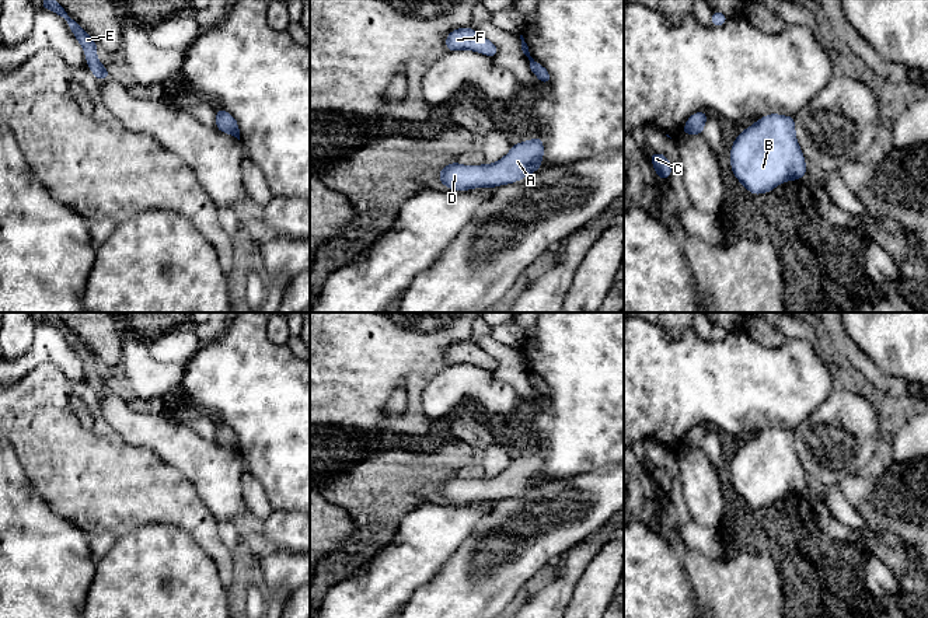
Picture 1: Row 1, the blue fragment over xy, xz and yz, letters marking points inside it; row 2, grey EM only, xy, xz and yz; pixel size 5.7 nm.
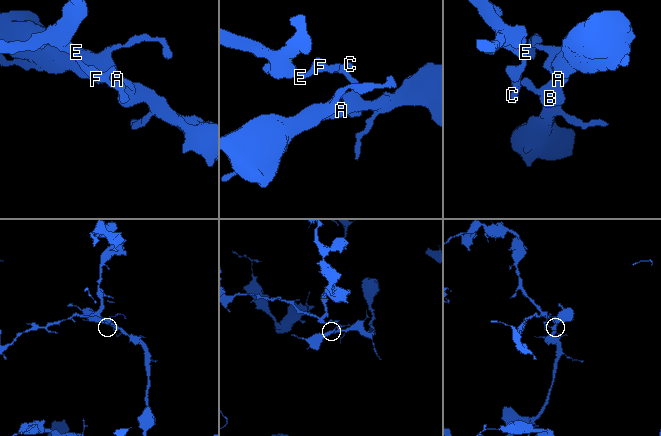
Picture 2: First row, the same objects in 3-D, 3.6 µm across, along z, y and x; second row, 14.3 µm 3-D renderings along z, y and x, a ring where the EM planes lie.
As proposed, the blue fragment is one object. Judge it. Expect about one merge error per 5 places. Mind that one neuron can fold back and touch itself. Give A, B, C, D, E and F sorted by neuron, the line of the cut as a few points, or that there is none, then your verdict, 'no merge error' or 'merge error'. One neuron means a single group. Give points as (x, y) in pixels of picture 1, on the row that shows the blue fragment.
A B D / C E F | xy (224, 112), (227, 124), (220, 131) | merge error

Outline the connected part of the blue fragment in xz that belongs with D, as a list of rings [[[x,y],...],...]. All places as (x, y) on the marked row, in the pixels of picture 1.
[[[535,139],[513,144],[510,151],[493,164],[463,165],[451,163],[440,170],[440,182],[451,191],[496,188],[523,179],[541,167],[544,143]]]

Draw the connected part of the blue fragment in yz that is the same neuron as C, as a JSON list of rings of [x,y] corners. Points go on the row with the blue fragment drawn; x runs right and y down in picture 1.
[[[652,153],[650,161],[660,181],[670,178],[673,165],[664,154]]]

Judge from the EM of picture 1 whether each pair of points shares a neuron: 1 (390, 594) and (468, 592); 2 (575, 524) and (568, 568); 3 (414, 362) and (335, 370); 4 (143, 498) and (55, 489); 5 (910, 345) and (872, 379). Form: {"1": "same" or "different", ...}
{"1": "different", "2": "different", "3": "same", "4": "same", "5": "different"}

